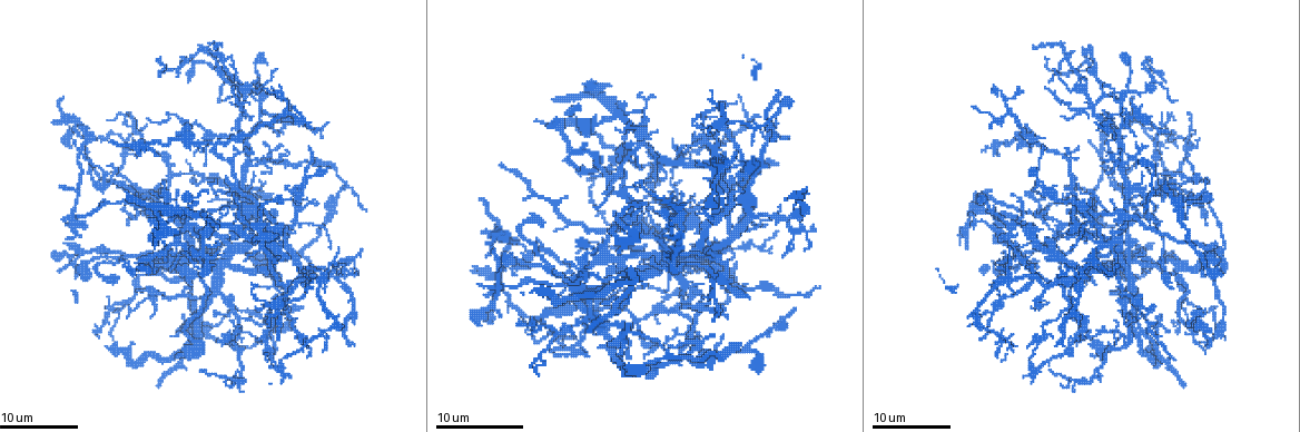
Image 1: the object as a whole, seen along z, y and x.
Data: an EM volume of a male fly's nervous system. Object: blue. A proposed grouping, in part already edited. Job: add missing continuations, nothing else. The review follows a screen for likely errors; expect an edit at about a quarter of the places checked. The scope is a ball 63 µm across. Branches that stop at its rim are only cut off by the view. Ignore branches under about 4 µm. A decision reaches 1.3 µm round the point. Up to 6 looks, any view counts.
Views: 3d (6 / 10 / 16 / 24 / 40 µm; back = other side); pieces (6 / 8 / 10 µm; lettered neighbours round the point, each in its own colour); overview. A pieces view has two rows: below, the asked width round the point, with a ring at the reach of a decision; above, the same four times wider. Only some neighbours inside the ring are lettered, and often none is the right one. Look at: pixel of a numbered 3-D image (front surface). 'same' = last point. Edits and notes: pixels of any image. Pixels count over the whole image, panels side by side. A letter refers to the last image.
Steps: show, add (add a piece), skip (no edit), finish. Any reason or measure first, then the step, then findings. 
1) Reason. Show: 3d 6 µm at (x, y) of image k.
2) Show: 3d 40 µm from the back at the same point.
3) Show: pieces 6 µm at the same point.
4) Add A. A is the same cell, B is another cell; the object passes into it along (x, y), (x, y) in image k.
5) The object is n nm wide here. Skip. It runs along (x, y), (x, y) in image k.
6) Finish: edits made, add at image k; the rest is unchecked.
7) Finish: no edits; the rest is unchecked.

Long arm stops here. Show: pieces 10 µm at (355, 345) of image 1.

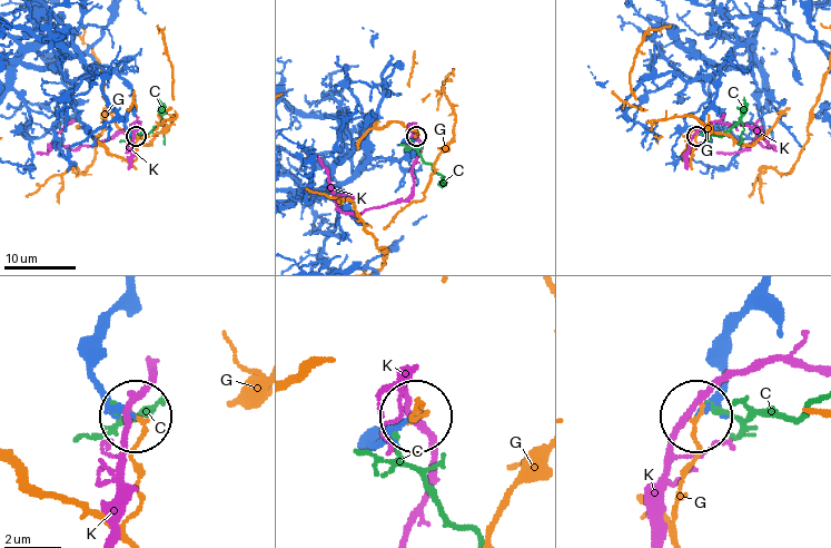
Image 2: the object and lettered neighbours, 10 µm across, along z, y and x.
The object is 200 nm wide here. Skip. C, G and K are other cells; it runs along (76, 50), (129, 87), (134, 135) in image 2; no lettered piece goes on from it.

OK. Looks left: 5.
End of a long branch. Show: 3d 10 µm at (1045, 149) of image 1.

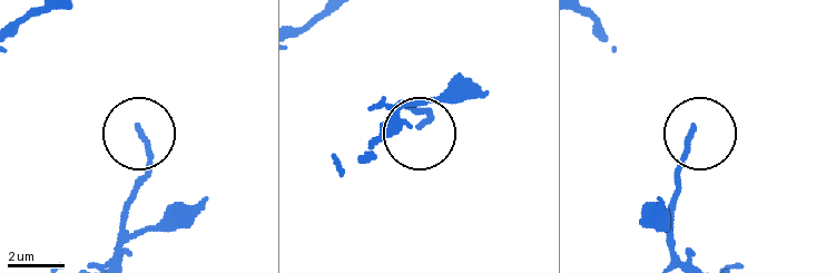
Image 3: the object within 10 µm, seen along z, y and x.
Show: pieces 8 µm at (419, 123) of image 3.

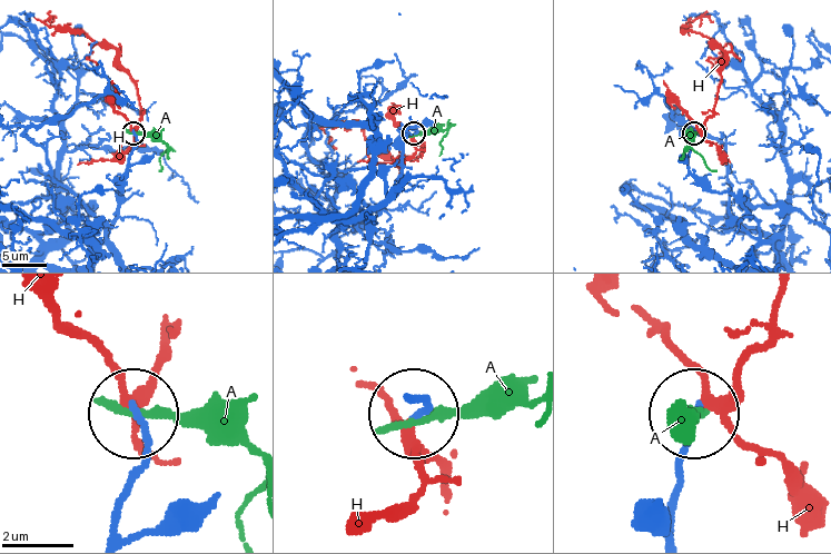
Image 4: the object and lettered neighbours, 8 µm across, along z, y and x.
Skip. A and H are other cells; it runs along (114, 532), (114, 505), (140, 452), (135, 418) in image 4; none of them fits.

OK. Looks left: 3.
Branch stops here. Show: pieces 8 µm at (551, 352) of image 1.

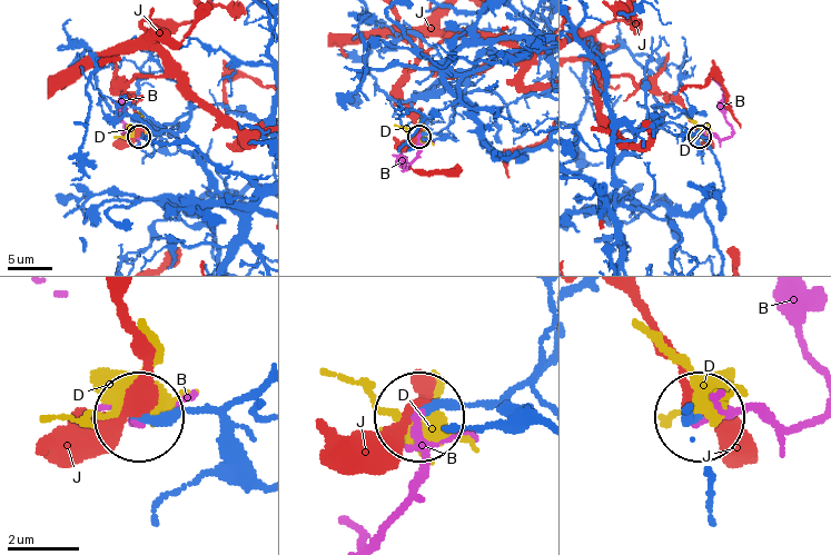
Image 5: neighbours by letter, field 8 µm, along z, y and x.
Skip. B, D and J are other cells; it runs along (258, 383), (204, 409), (145, 416) in image 5; no lettered piece goes on from it.

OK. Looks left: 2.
Finish: no edits; the rest is unchecked.

